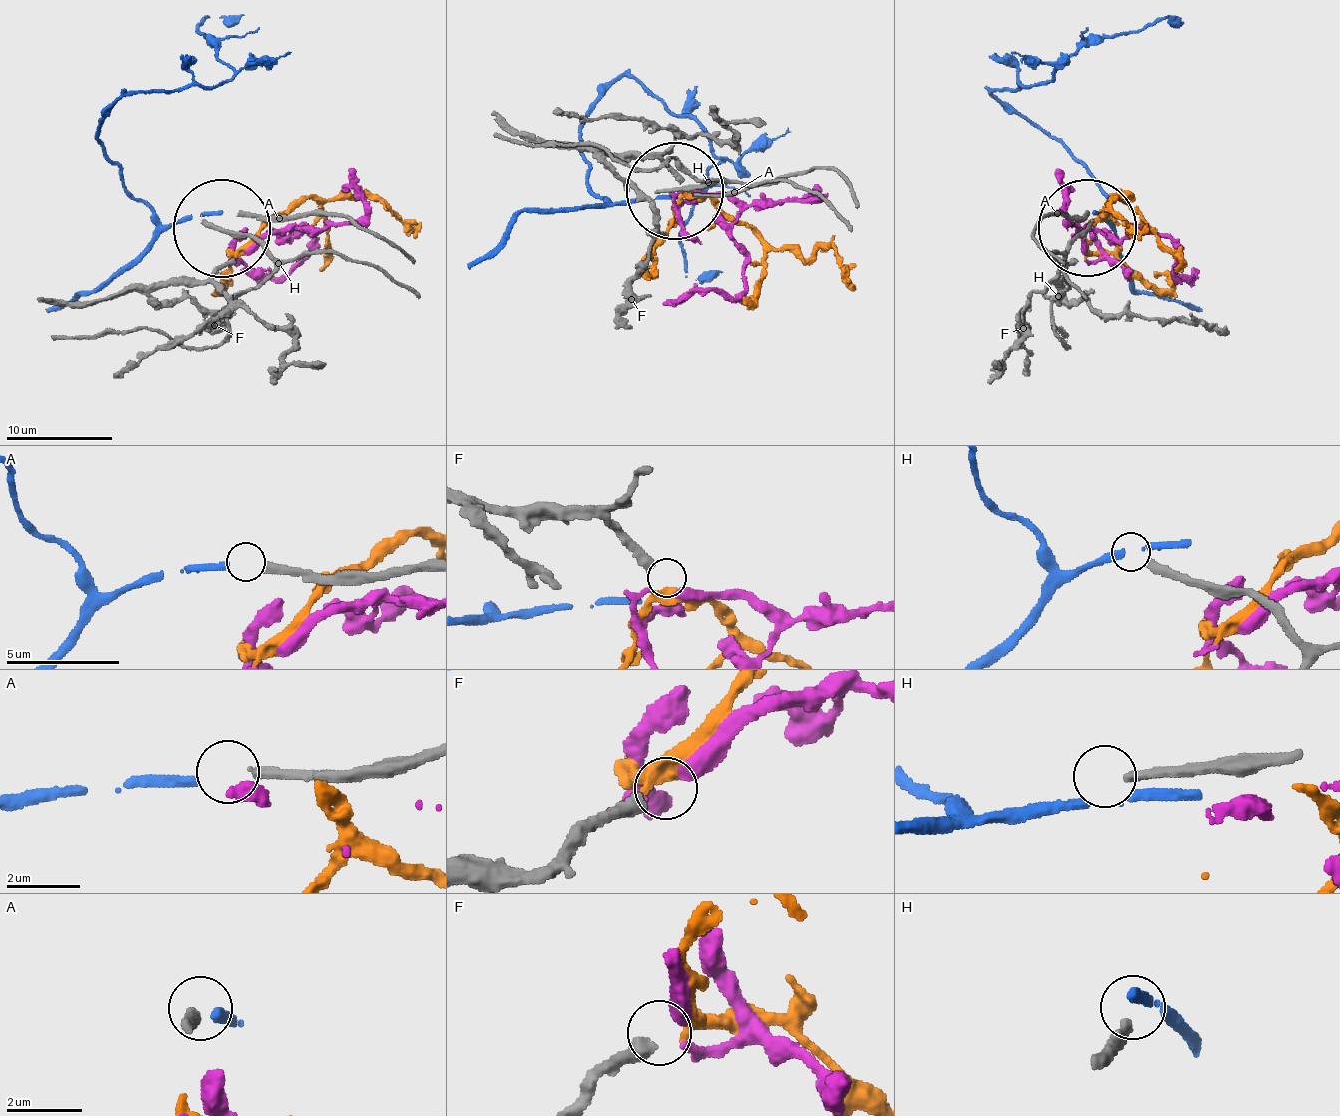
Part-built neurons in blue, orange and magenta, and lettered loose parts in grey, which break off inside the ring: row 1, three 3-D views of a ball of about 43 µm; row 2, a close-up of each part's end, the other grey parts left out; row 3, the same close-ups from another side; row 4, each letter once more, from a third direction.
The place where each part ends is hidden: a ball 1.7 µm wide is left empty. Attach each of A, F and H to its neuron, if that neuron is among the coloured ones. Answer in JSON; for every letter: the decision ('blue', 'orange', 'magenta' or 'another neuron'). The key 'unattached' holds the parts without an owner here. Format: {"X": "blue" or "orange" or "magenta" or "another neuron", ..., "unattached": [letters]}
{"A": "another neuron", "F": "magenta", "H": "another neuron", "unattached": ["A", "H"]}

